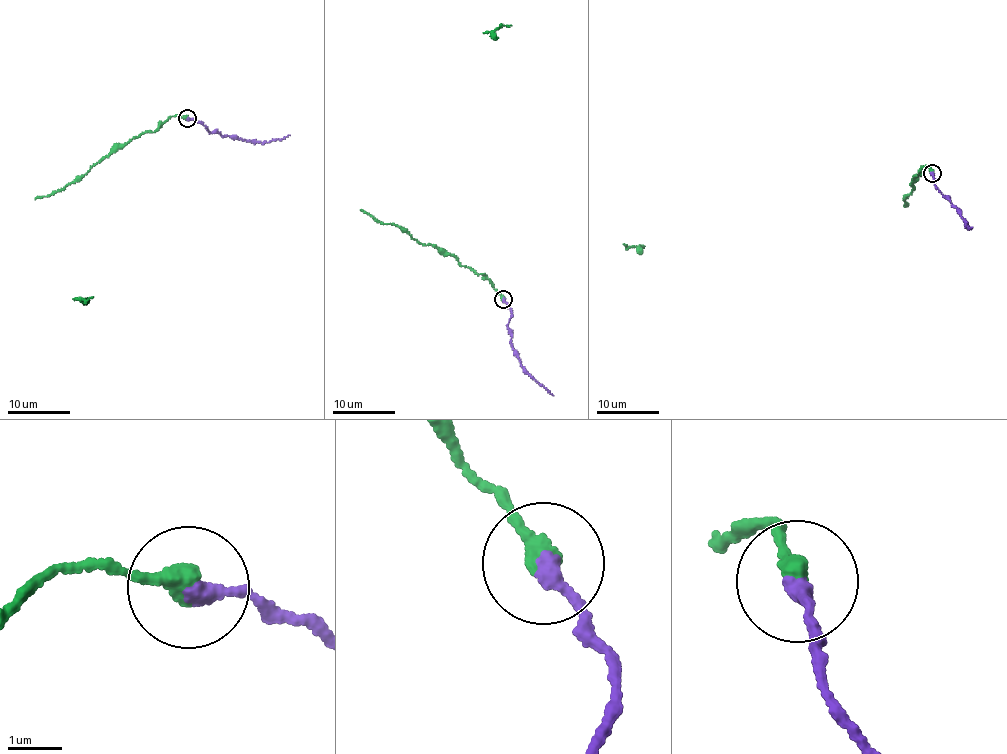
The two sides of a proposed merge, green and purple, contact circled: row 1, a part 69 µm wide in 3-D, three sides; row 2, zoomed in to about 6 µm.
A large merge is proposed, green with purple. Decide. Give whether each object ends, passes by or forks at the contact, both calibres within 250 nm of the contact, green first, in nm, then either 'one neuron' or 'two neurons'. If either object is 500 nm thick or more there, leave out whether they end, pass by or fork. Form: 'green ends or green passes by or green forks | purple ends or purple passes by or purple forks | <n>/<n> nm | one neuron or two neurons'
green ends | purple ends | 380/320 nm | two neurons

